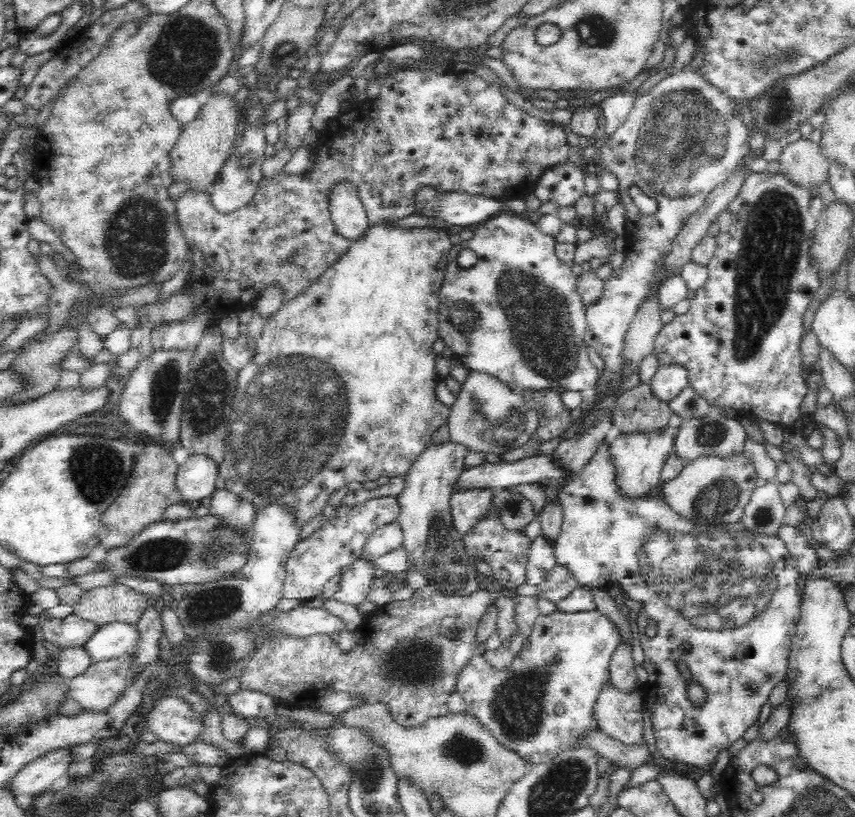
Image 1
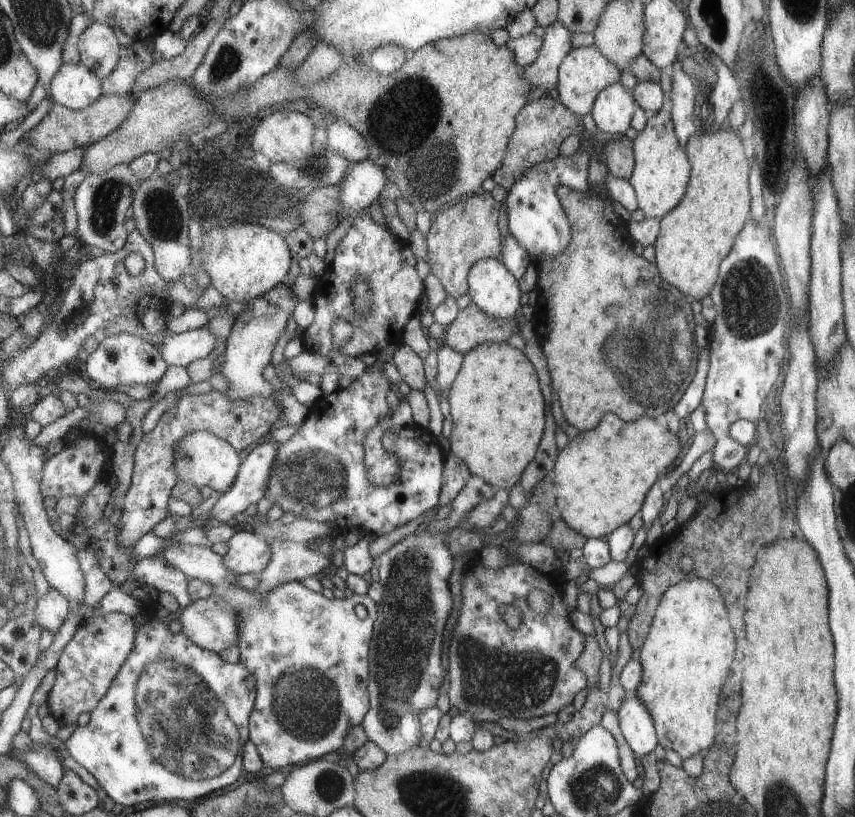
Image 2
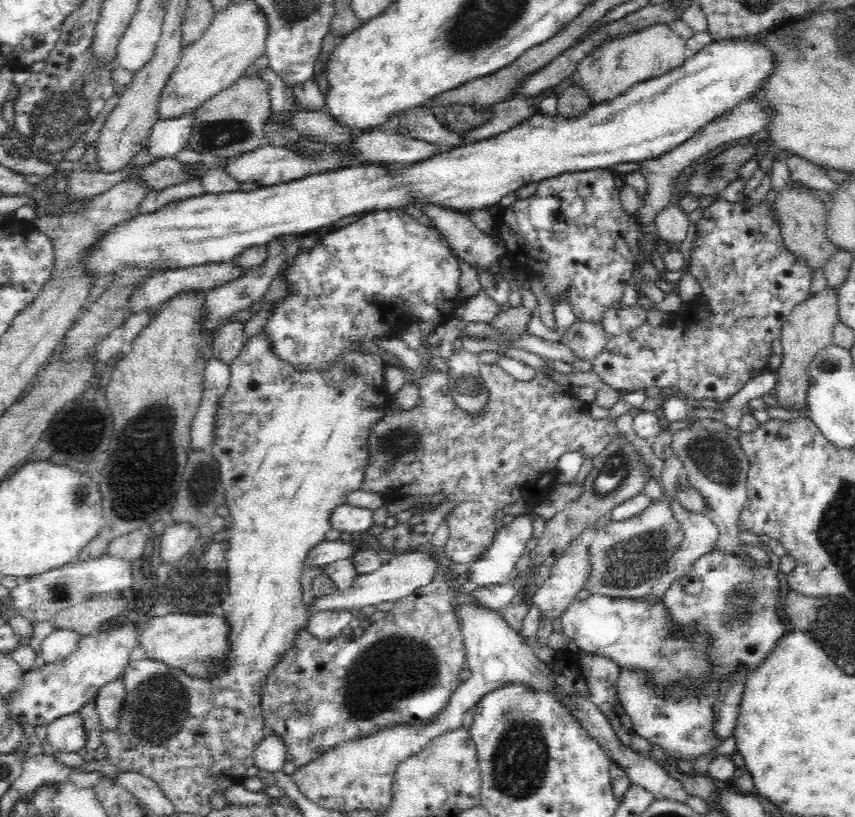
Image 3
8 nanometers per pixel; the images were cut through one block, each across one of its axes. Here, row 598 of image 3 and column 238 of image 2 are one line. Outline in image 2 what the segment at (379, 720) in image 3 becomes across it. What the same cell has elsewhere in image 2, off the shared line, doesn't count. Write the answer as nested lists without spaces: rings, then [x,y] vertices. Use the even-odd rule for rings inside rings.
[[[220,391],[203,394],[178,392],[178,403],[168,408],[148,434],[143,434],[135,452],[131,486],[124,499],[124,509],[118,524],[119,543],[132,547],[148,530],[157,526],[169,514],[168,502],[174,486],[180,485],[180,477],[174,468],[177,442],[194,431],[211,432],[214,436],[230,440],[238,452],[250,444],[259,442],[280,416],[280,401],[274,396],[250,395],[234,401]]]

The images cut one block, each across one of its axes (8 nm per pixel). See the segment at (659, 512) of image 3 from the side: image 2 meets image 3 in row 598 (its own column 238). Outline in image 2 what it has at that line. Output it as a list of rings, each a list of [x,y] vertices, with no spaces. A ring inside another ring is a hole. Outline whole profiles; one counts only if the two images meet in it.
[[[214,594],[190,603],[183,609],[178,621],[183,628],[182,634],[206,651],[222,652],[222,650],[240,642],[240,613]]]

